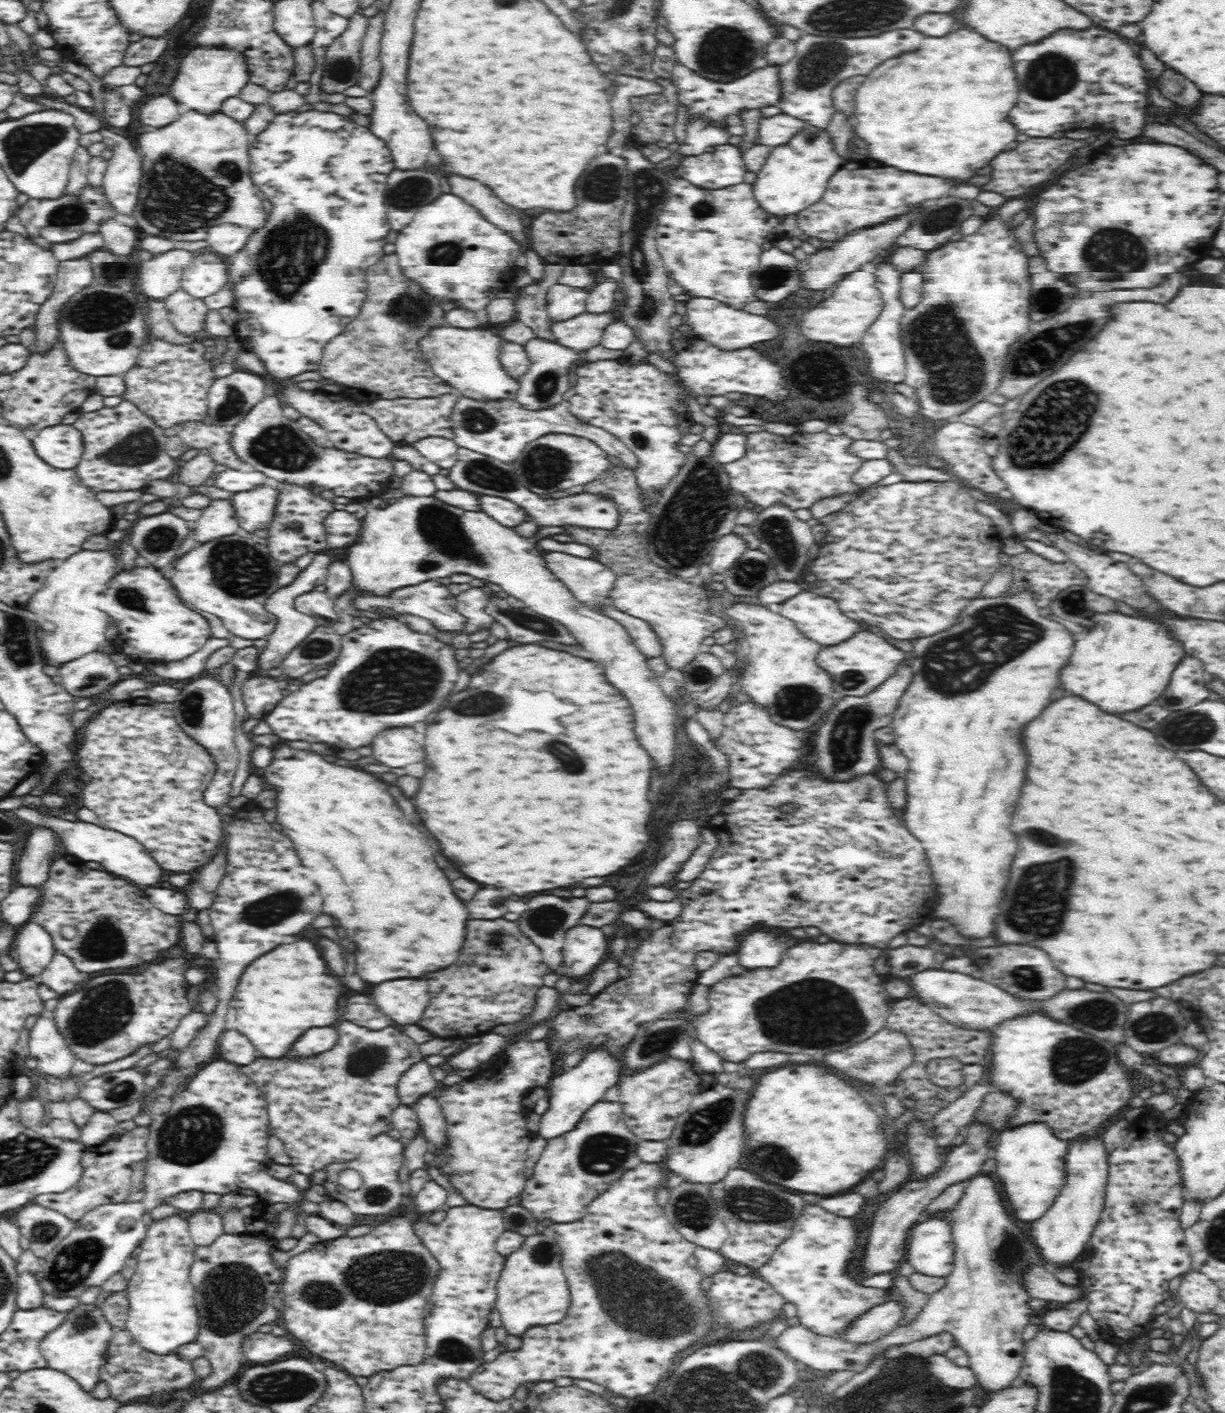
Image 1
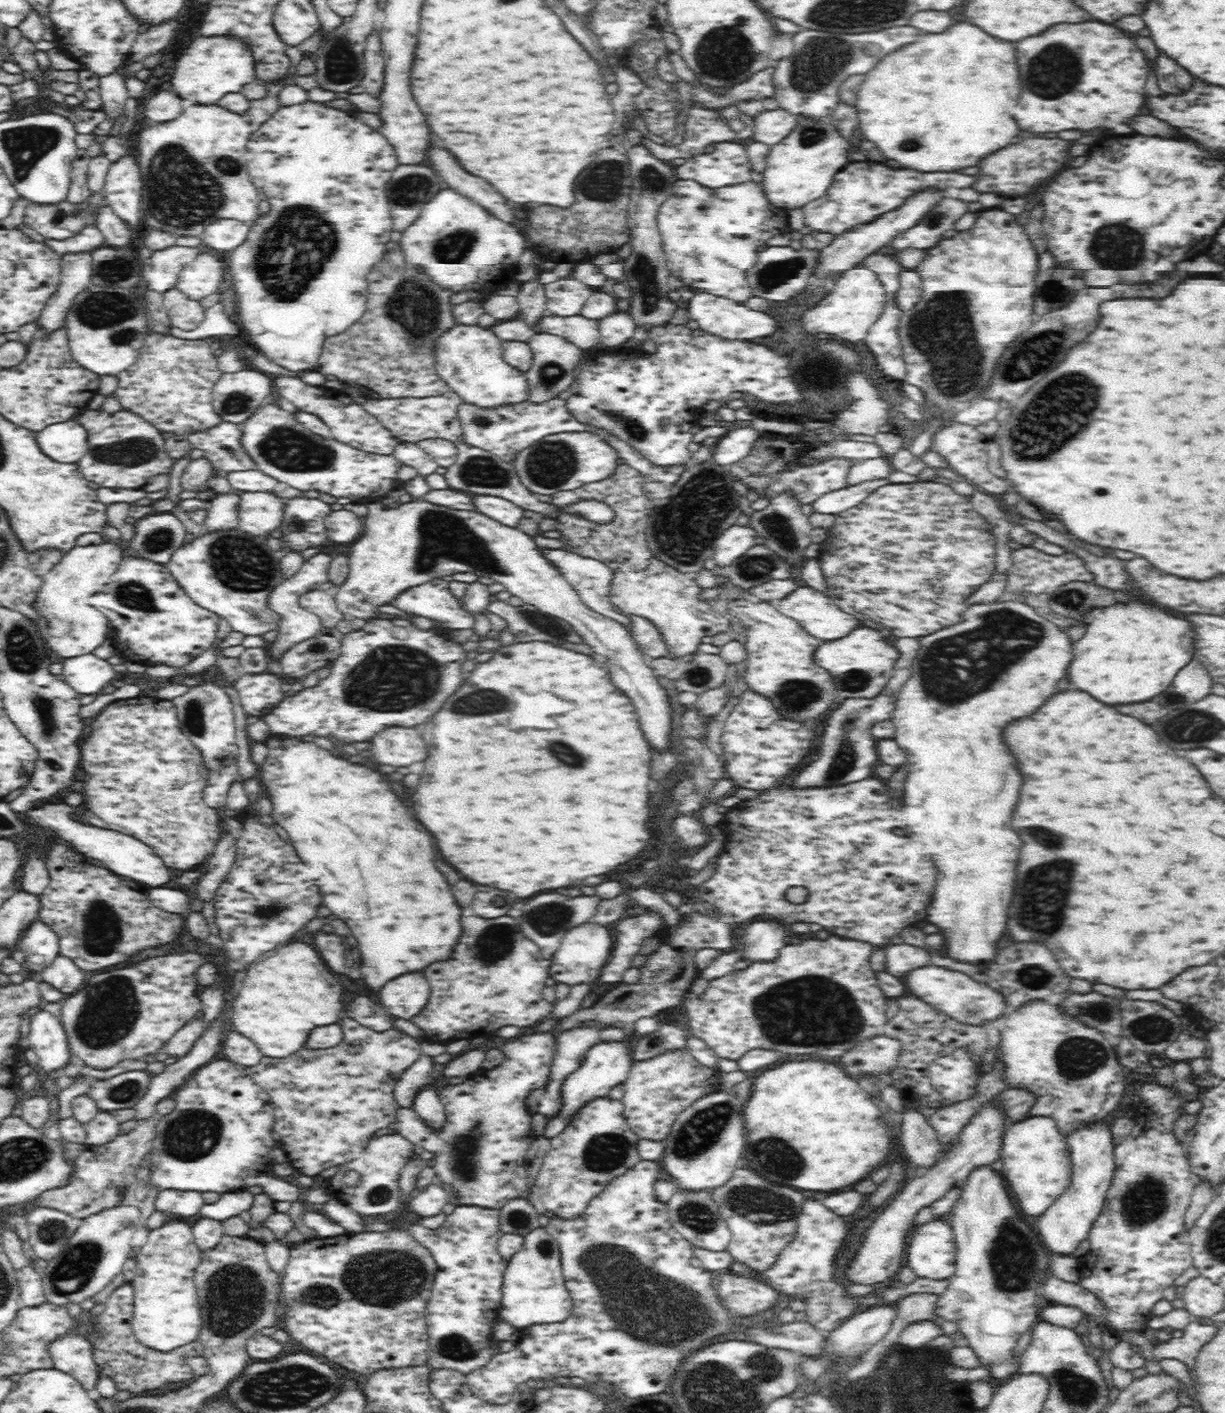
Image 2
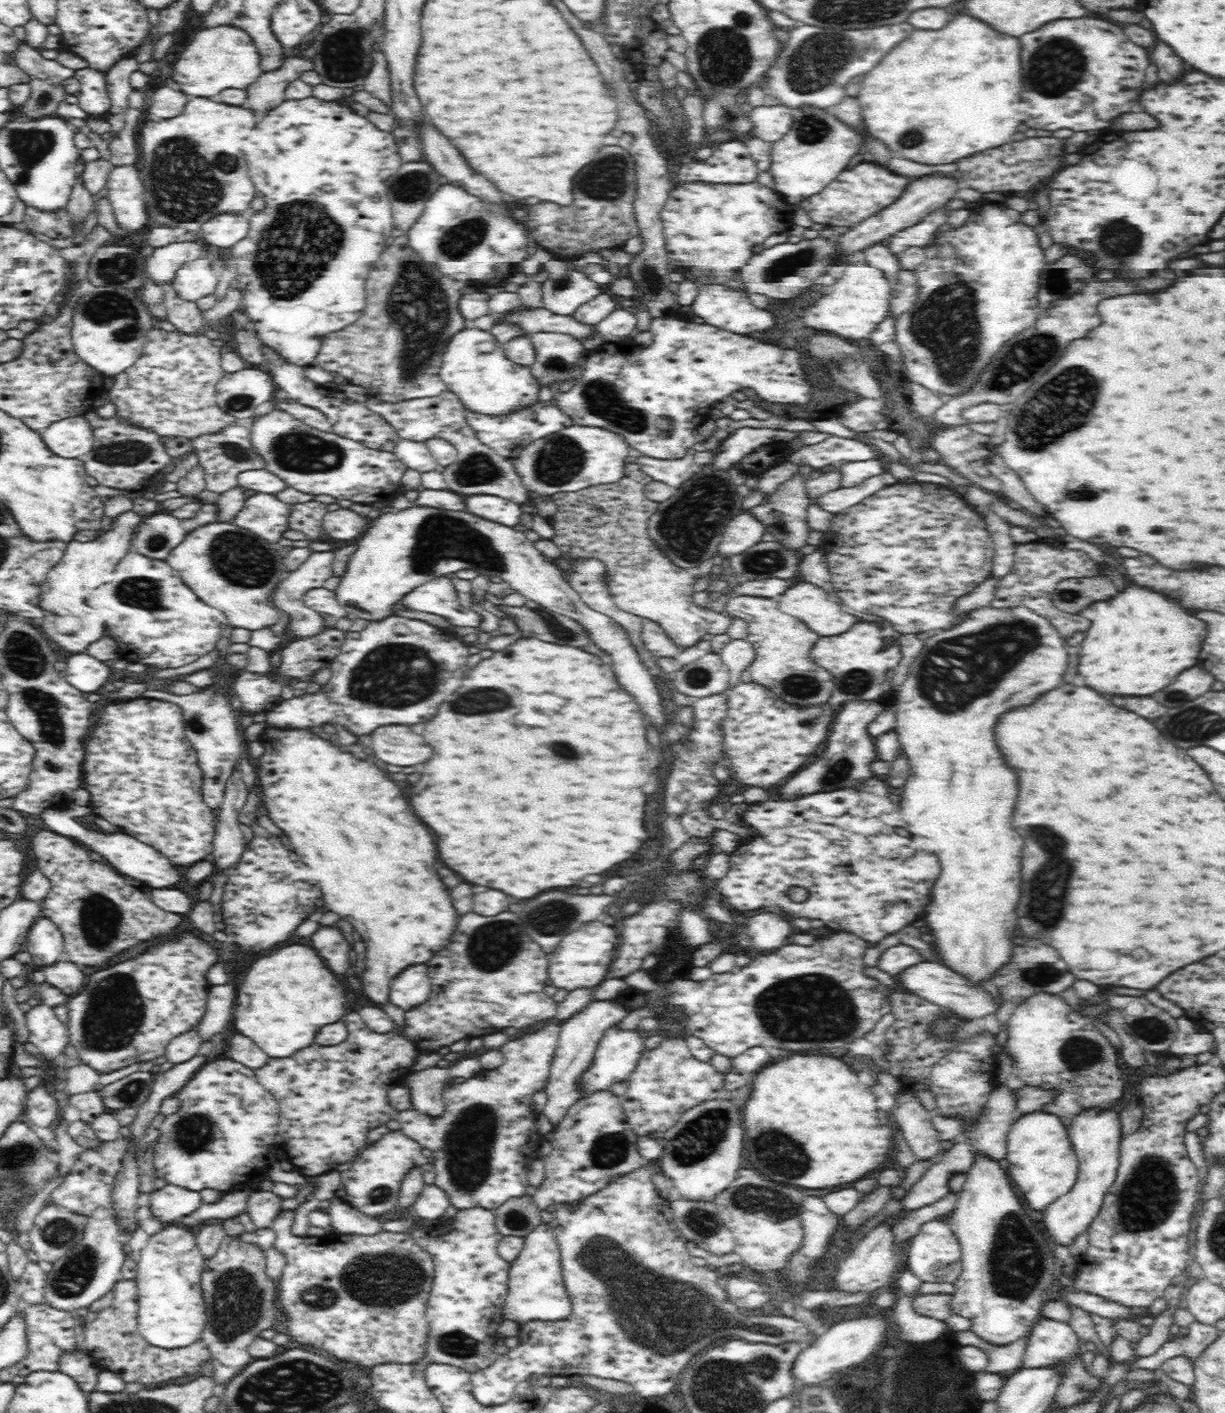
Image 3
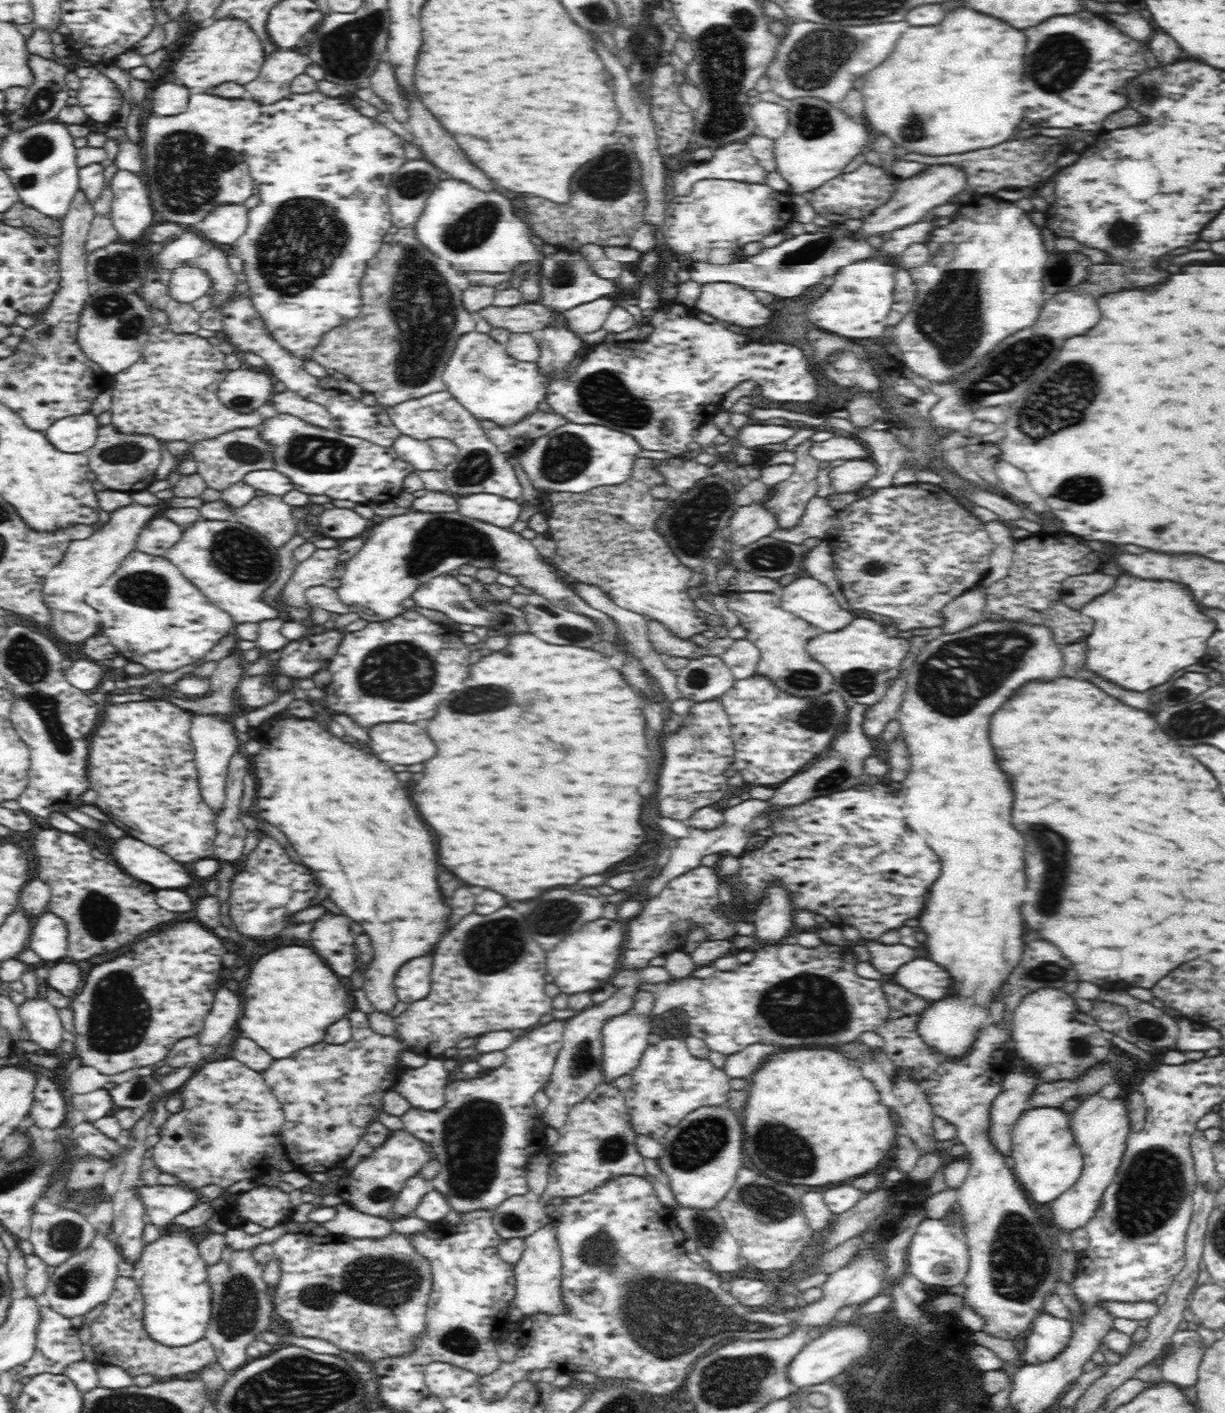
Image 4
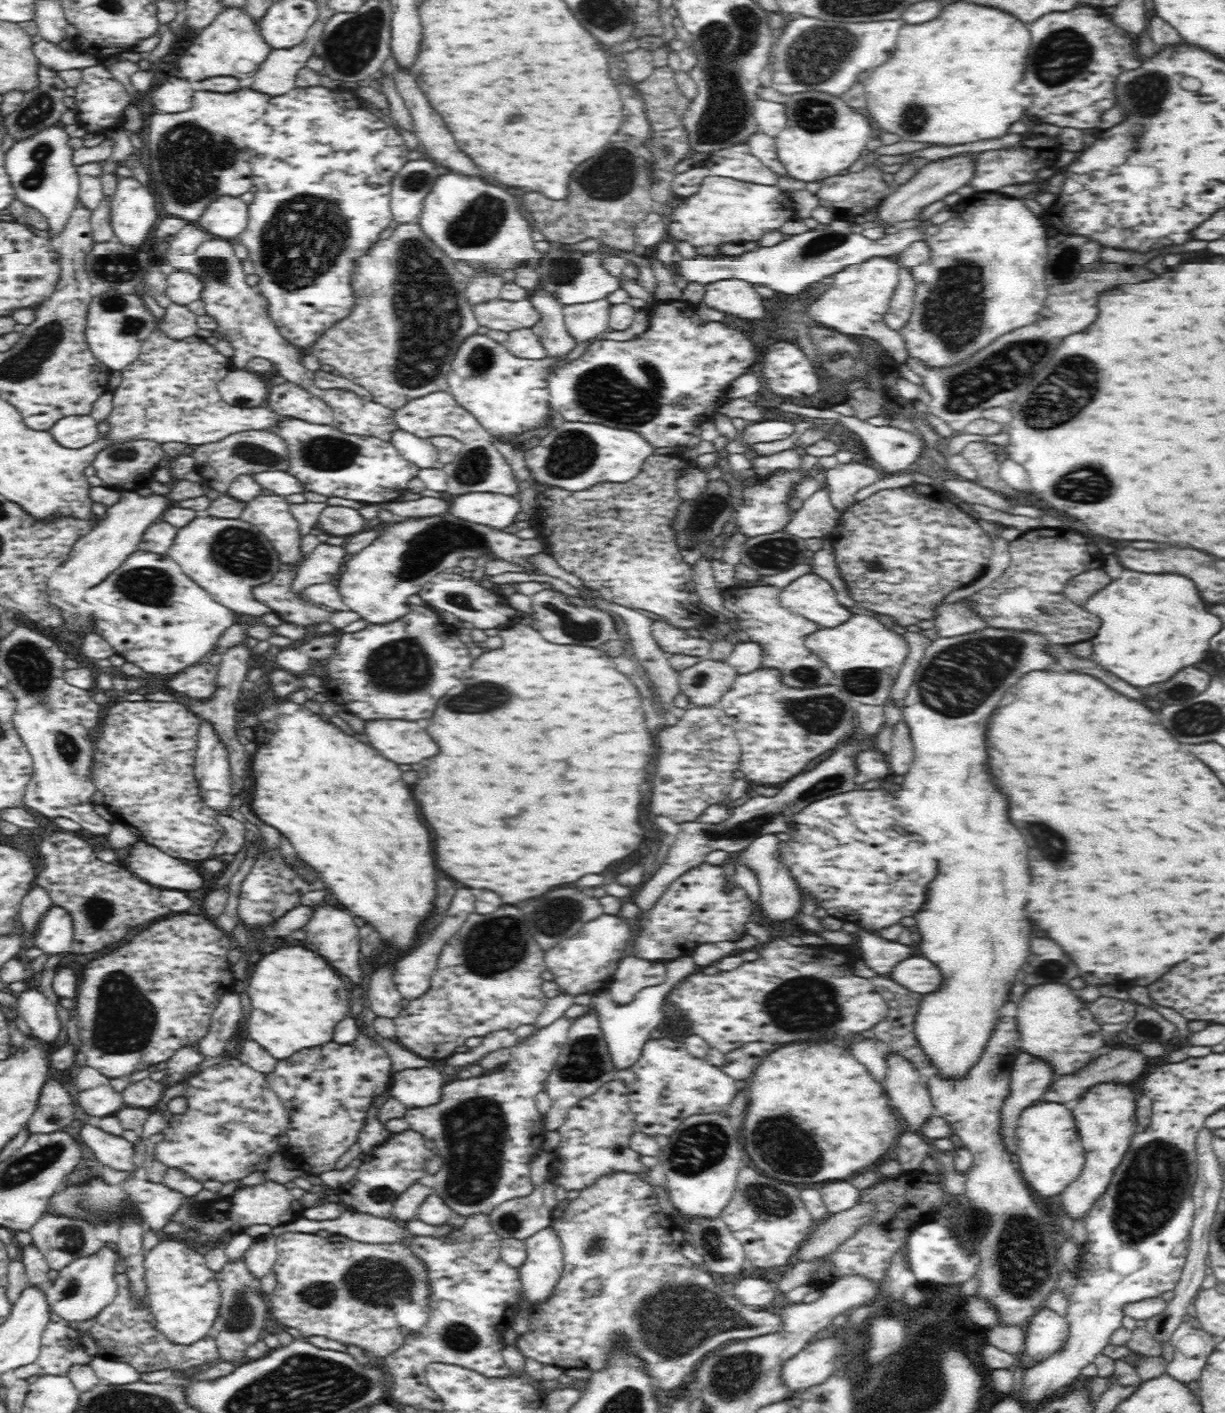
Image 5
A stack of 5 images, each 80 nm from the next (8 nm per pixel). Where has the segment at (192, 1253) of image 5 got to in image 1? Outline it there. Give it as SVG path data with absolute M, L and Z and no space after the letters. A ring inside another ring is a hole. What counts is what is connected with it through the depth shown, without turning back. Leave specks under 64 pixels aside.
M185 1216L152 1220L146 1237L138 1245L138 1262L123 1290L129 1308L125 1326L133 1339L151 1354L166 1356L198 1338L200 1322L194 1304L194 1287L189 1279L195 1246Z

